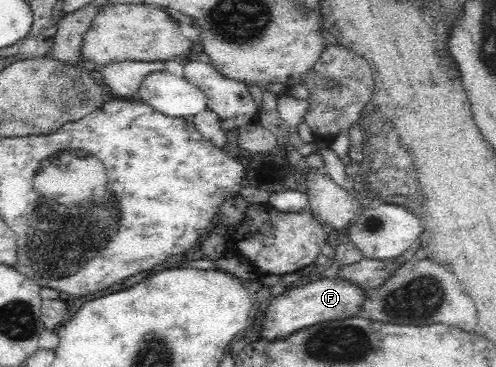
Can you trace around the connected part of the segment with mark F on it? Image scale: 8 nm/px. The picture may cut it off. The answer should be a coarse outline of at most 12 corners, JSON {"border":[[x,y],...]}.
{"border":[[341,277],[287,287],[261,330],[272,342],[320,321],[357,316],[366,291]]}

